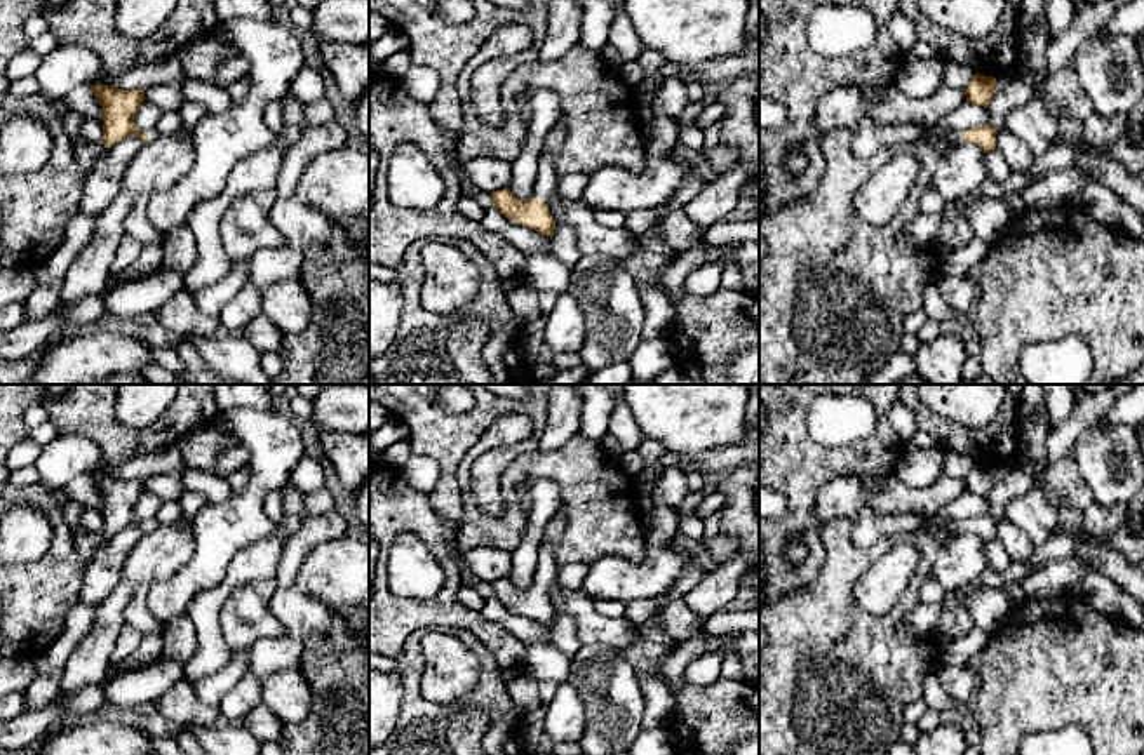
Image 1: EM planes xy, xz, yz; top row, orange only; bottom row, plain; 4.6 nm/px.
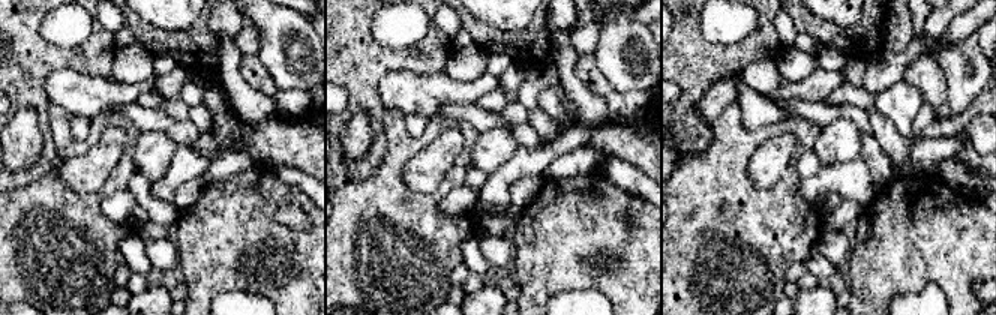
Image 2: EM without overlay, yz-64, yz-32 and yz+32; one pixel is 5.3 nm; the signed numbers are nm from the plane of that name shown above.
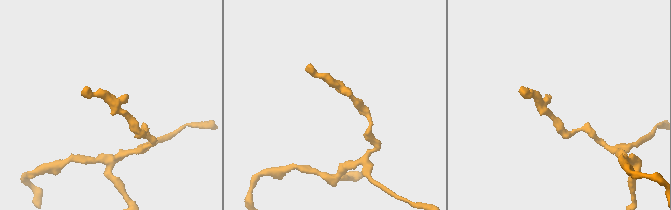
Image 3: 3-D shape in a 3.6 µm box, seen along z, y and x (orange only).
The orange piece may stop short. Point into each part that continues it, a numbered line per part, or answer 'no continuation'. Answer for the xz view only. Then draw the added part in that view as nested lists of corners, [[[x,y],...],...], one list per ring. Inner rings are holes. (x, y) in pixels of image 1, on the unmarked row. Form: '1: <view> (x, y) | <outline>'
1: xz (545, 574) | [[[559,506],[548,520],[543,539],[538,548],[536,571],[533,586],[548,591],[557,579],[559,564],[555,562],[554,550],[566,531],[566,510]]]

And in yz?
1: yz (951, 526) | [[[939,513],[935,515],[921,515],[921,518],[932,525],[932,527],[942,527],[944,531],[951,532],[951,534],[961,534],[963,531],[963,520],[952,520],[952,518],[945,518]]]

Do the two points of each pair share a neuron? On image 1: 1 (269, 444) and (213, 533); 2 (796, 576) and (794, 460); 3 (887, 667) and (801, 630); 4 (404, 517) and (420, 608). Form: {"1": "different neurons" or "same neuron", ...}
{"1": "same neuron", "2": "same neuron", "3": "same neuron", "4": "same neuron"}

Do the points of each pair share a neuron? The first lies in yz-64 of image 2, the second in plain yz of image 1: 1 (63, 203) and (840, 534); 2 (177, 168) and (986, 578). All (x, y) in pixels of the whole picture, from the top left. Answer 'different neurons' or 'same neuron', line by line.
1: same neuron
2: same neuron

